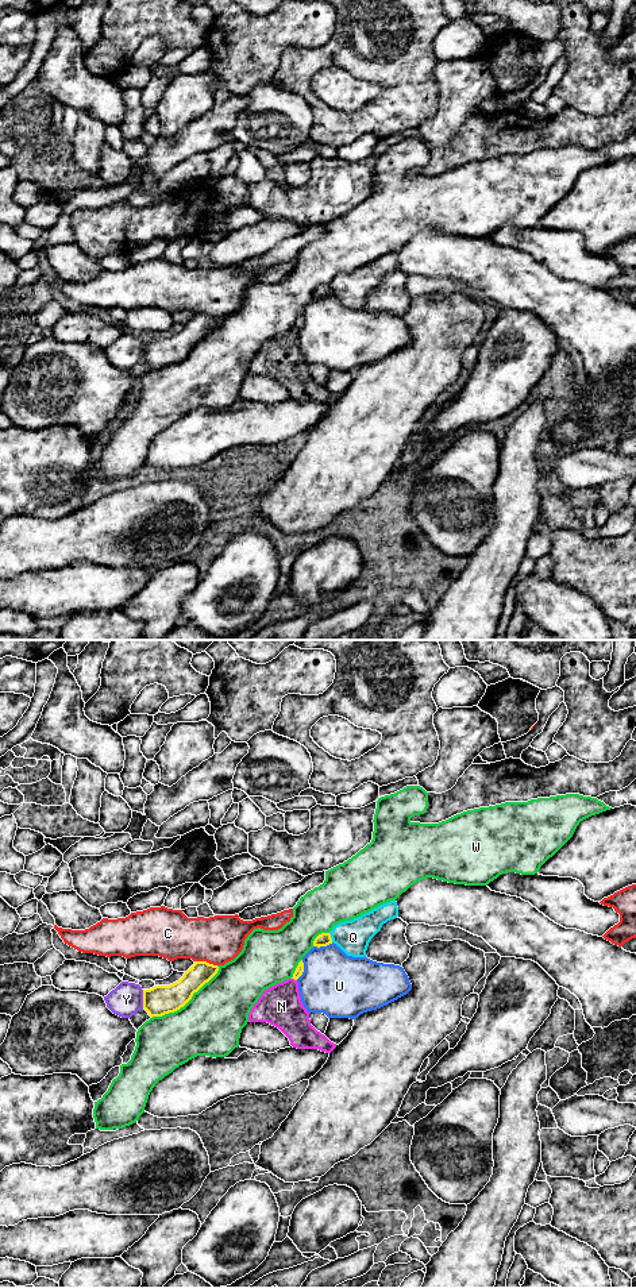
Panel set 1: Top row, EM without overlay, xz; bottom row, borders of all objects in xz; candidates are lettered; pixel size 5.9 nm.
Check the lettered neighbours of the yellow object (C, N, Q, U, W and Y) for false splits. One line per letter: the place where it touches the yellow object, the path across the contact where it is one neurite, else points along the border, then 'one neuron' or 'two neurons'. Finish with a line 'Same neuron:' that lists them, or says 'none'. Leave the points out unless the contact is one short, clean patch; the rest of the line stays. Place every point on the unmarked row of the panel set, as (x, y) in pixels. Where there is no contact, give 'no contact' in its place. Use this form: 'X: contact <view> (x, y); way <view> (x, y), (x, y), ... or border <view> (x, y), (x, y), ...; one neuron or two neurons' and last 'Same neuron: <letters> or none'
C: contact xz (205, 313); two neurons
N: contact xz (295, 331); border xz (292, 330), (296, 332); two neurons
Q: contact xz (330, 289); border xz (328, 285), (332, 293); two neurons
U: contact xz (303, 322); two neurons
W: contact xz (188, 353); two neurons
Y: contact xz (143, 351); two neurons
Same neuron: none

